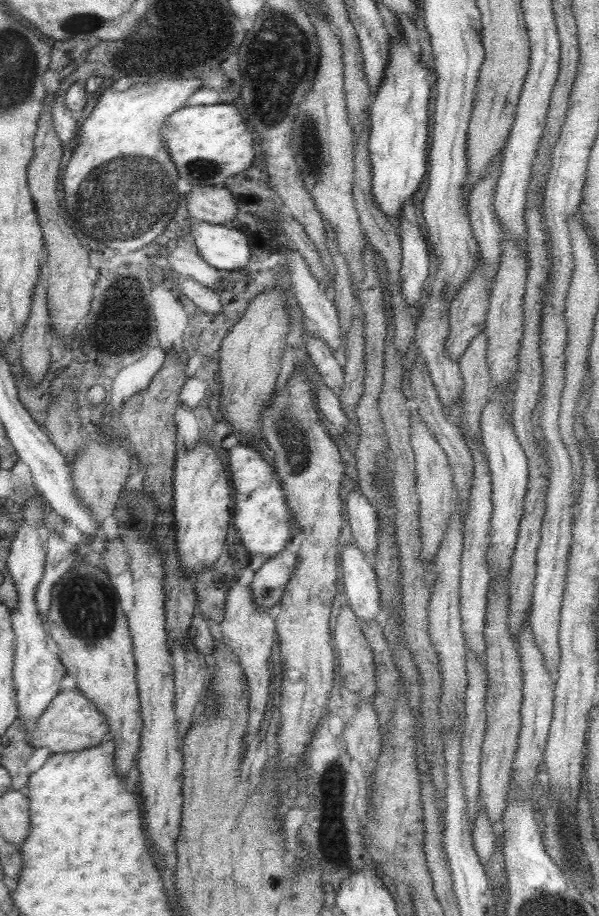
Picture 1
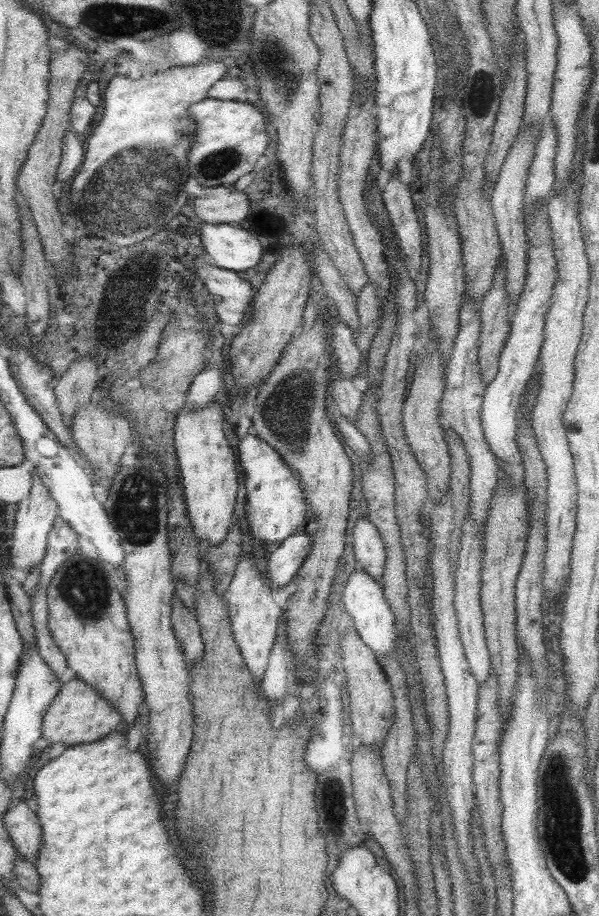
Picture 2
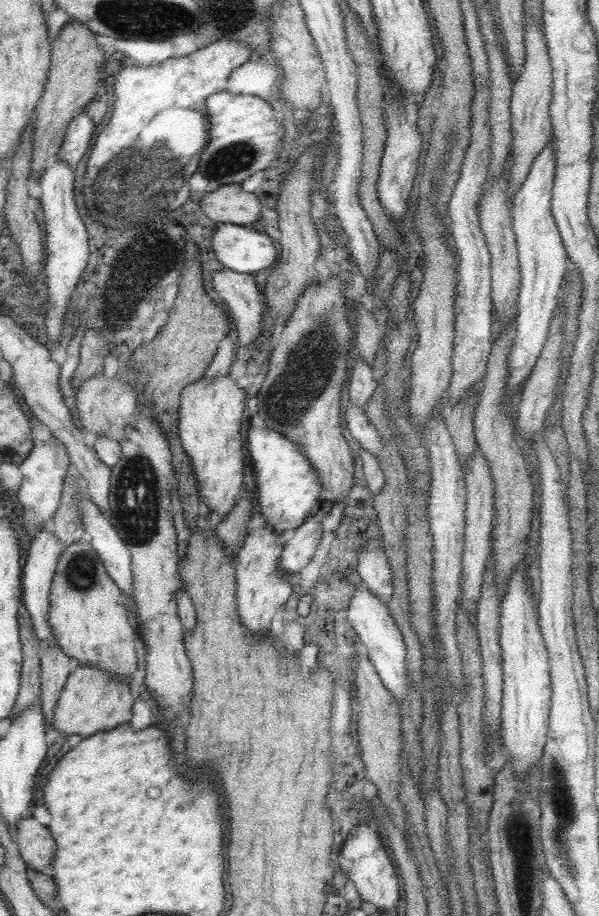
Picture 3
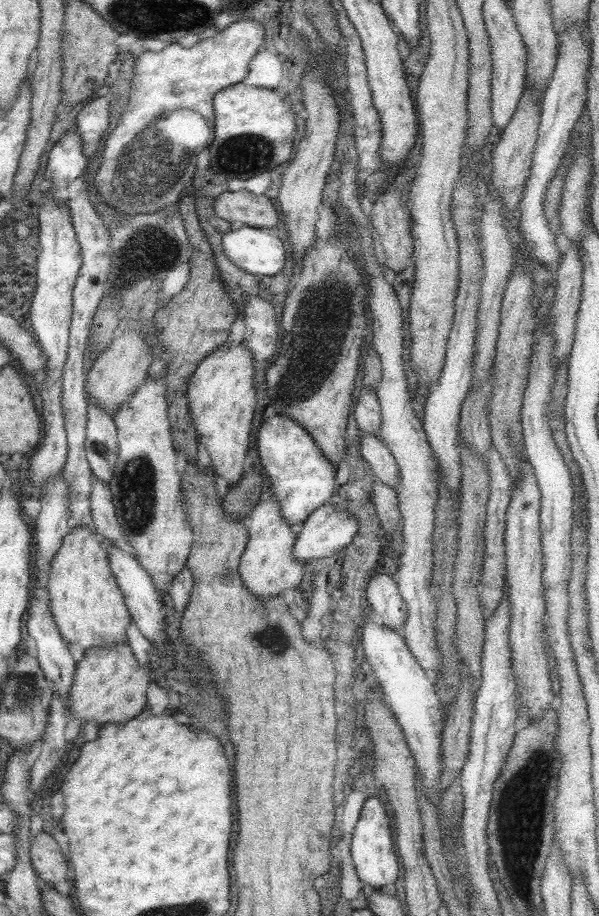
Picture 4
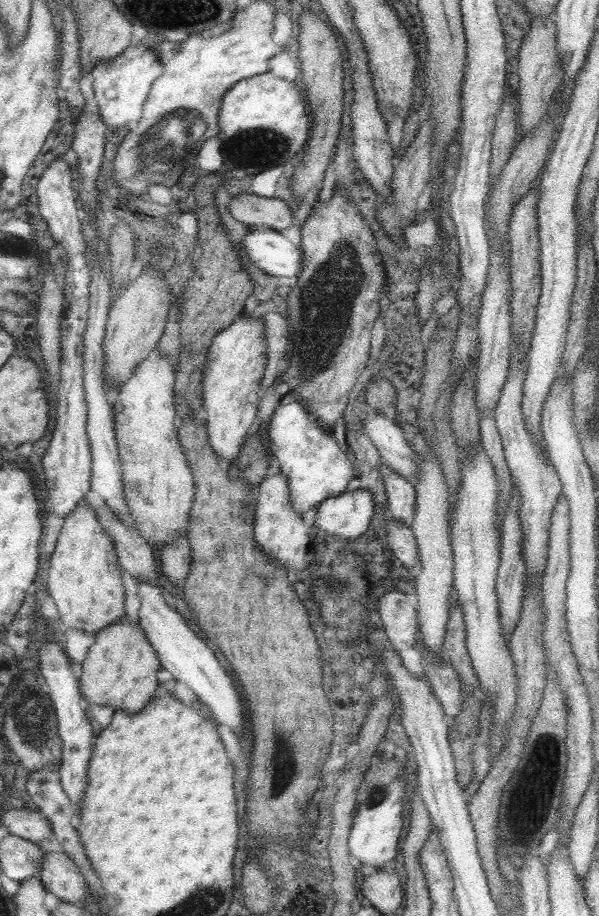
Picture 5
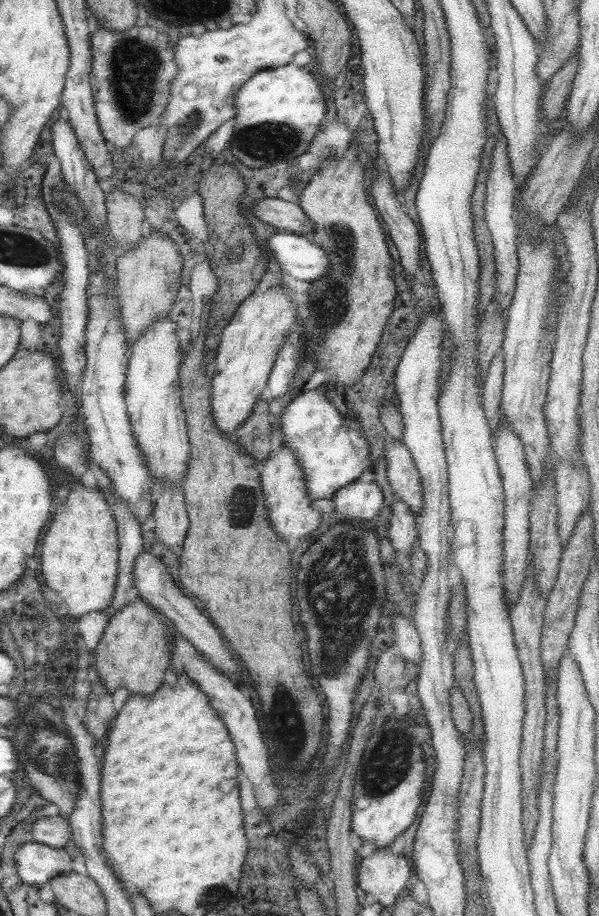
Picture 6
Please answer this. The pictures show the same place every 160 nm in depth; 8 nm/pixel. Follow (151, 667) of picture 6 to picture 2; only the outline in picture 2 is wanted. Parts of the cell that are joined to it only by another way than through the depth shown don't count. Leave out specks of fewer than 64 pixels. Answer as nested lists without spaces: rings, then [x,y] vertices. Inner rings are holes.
[[[74,677],[61,683],[57,694],[48,704],[41,723],[41,737],[47,740],[49,745],[60,743],[71,747],[96,742],[120,729],[120,725],[119,713],[90,686]]]

